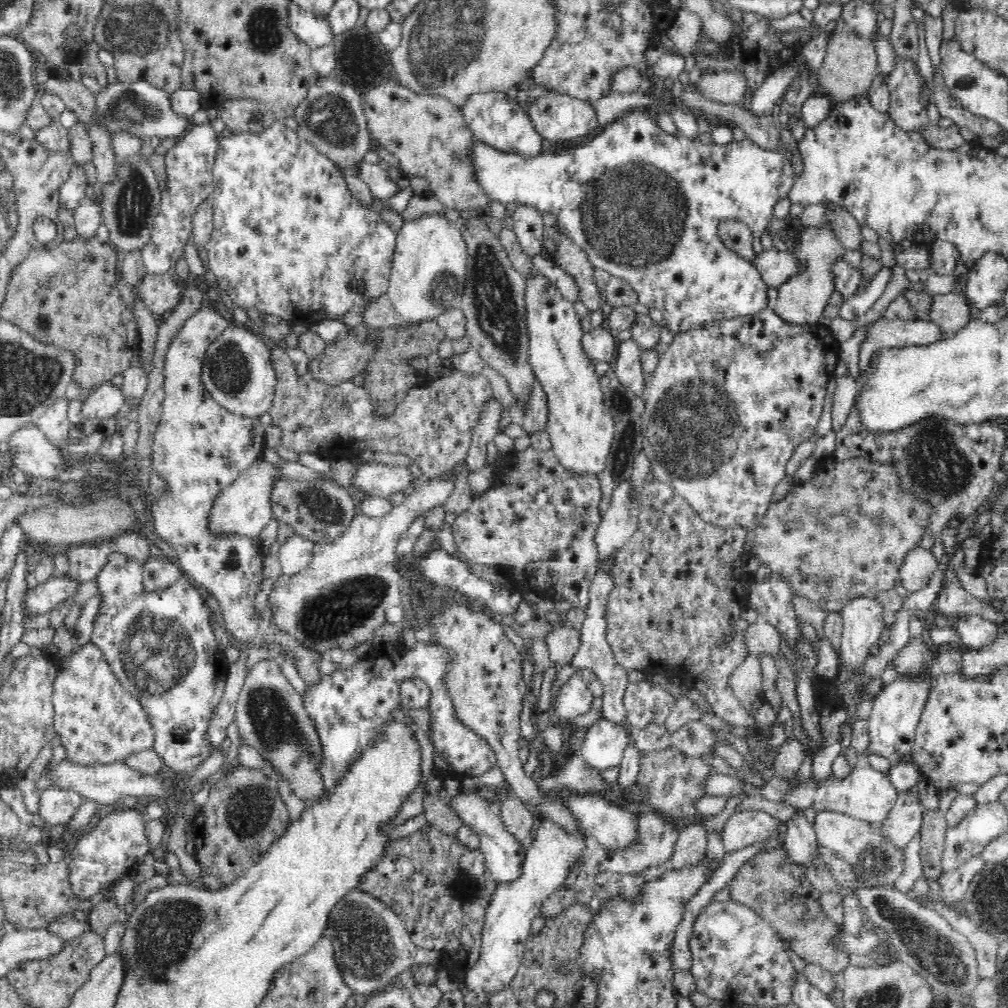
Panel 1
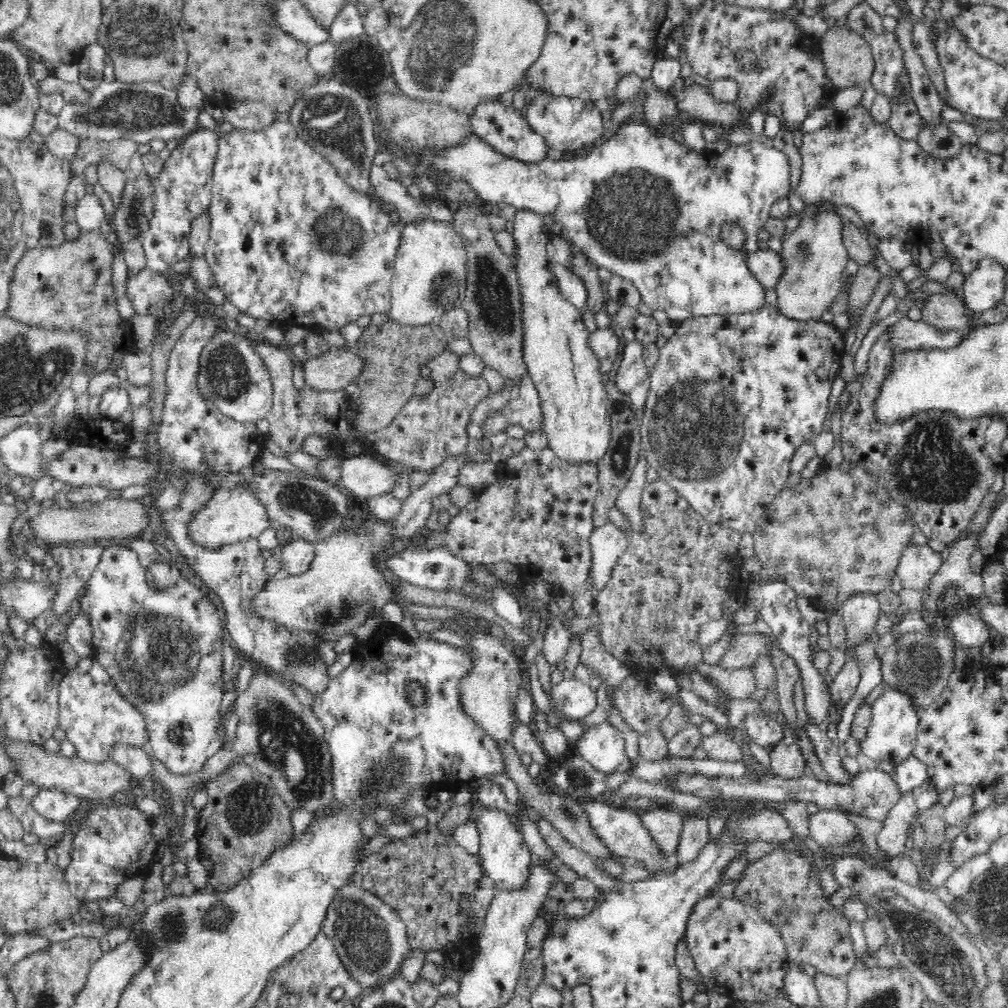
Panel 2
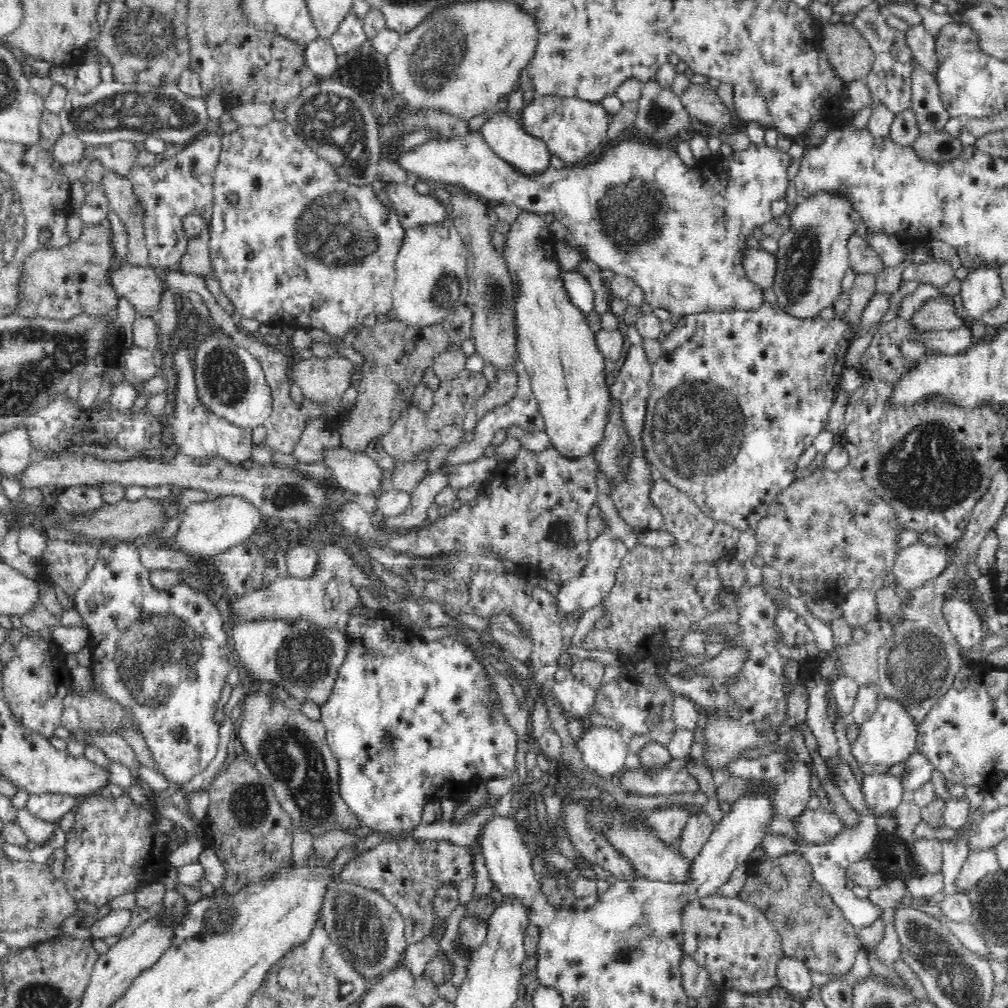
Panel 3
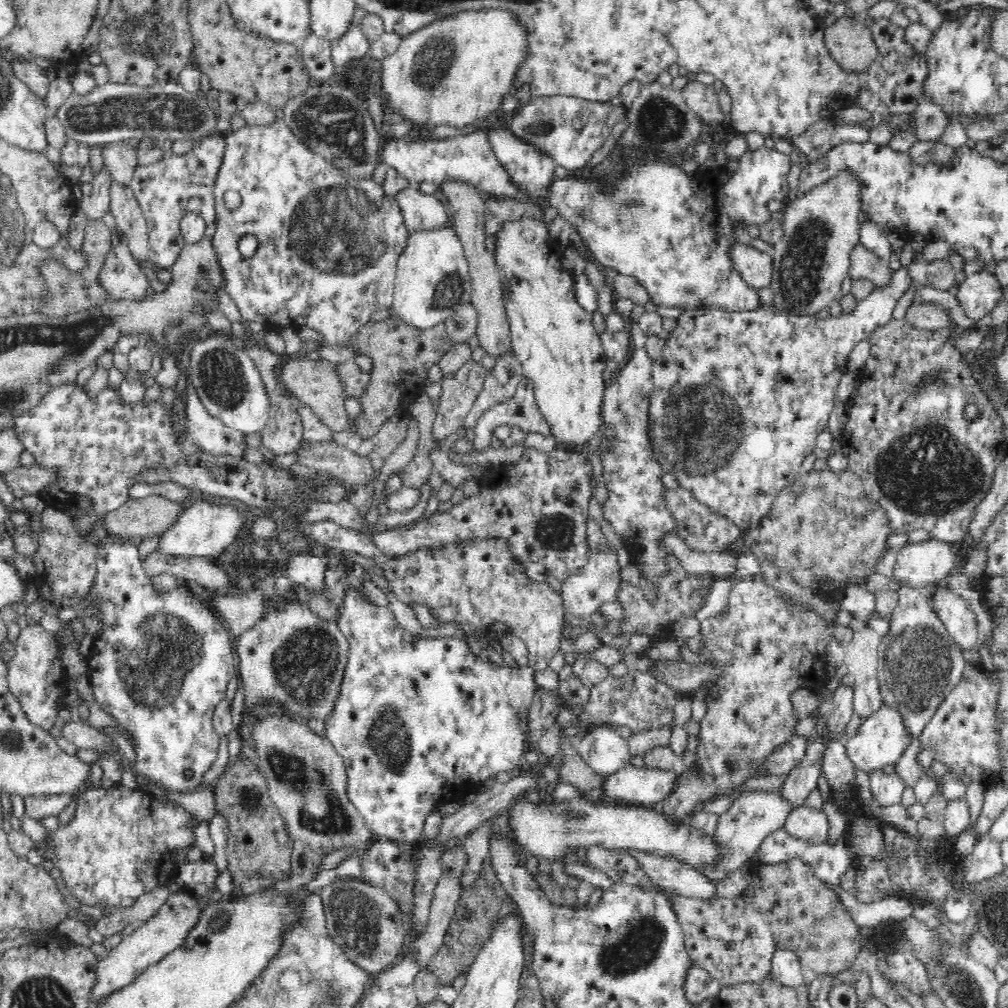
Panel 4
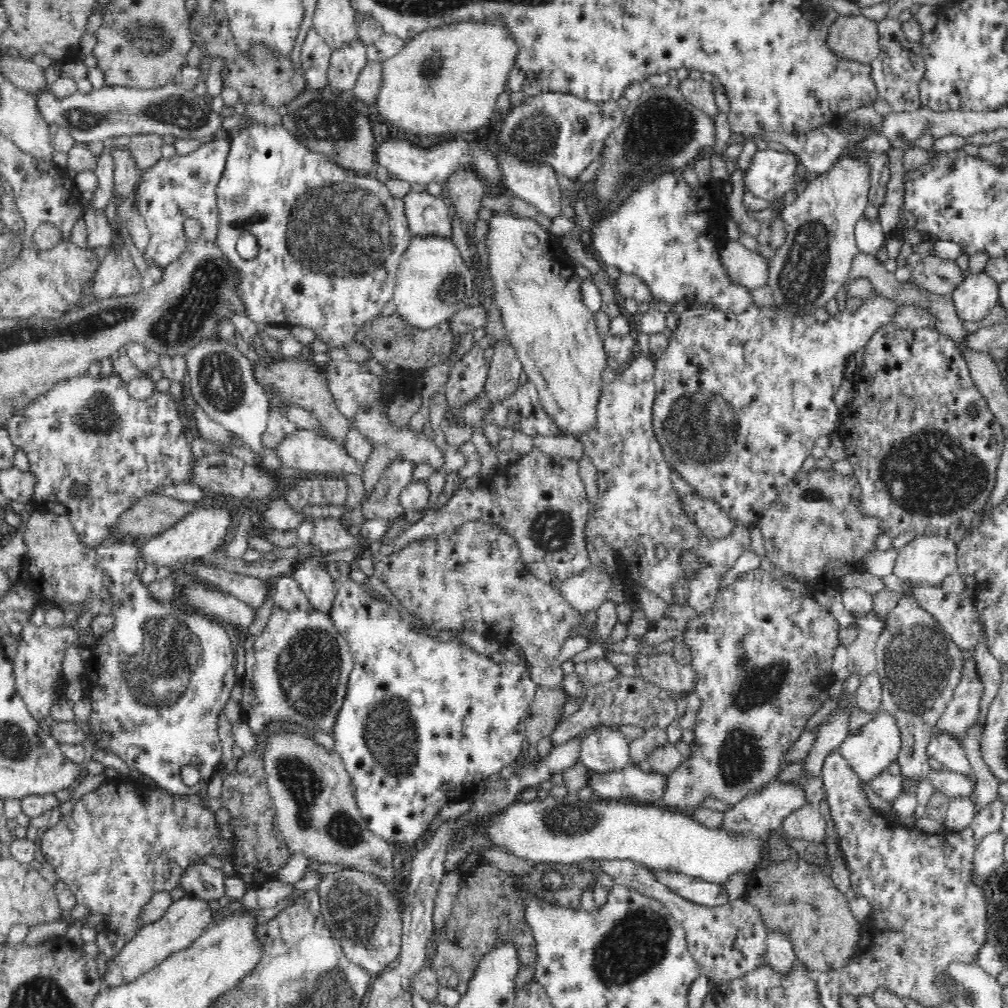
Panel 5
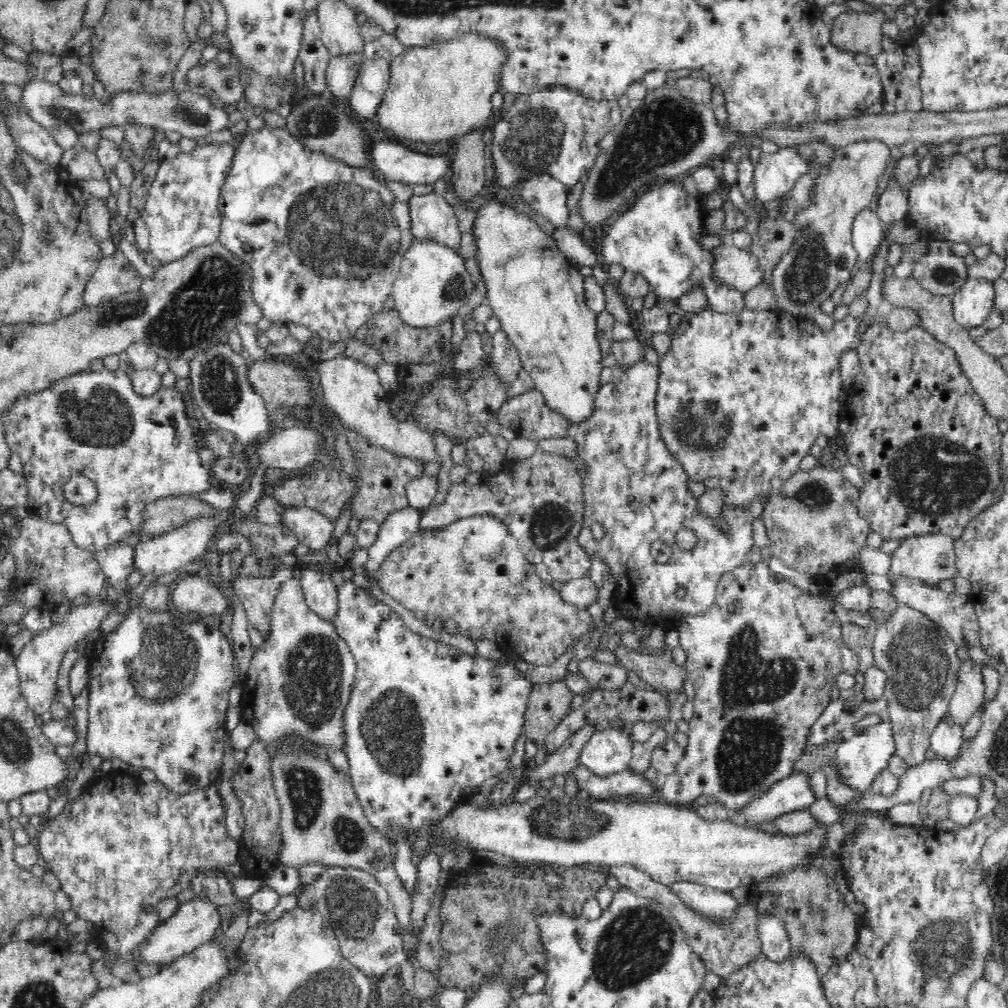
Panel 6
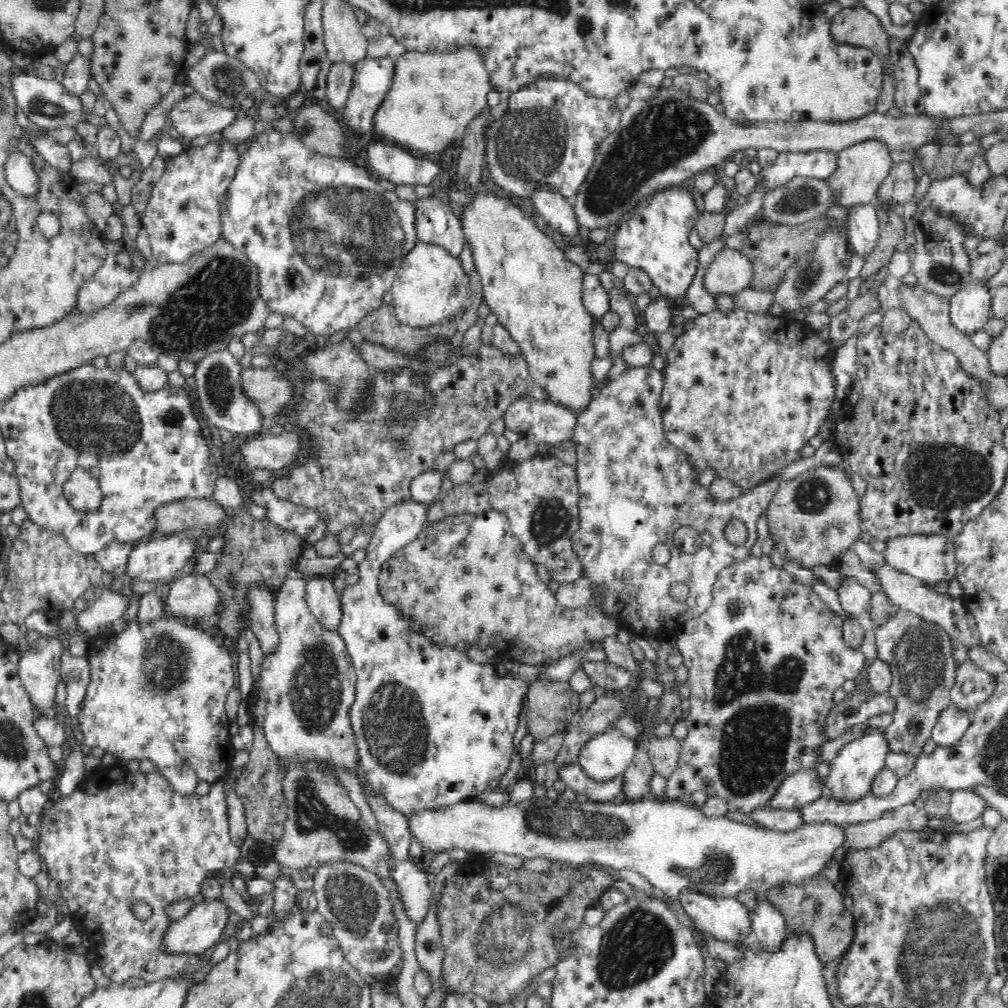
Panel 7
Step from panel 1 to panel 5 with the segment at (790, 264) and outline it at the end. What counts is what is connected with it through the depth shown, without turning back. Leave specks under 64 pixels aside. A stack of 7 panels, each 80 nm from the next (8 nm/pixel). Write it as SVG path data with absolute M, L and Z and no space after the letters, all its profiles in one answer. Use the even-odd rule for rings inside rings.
M727 241L721 248L720 259L736 283L750 290L767 285L769 260L758 250L749 250L739 241Z

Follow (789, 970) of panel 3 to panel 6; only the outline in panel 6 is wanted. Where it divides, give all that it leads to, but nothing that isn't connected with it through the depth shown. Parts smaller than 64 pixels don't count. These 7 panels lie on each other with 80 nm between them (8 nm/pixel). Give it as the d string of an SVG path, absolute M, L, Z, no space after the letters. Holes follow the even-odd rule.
M762 914L758 933L762 941L762 952L770 962L782 964L794 955L787 930L777 918Z

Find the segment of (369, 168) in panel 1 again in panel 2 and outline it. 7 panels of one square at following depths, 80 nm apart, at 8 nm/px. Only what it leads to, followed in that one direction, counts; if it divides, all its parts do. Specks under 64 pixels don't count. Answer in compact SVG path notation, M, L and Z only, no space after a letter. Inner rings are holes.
M370 166L370 185L374 195L382 198L398 212L400 225L424 217L434 220L454 221L454 208L441 201L429 202L428 199L412 197L407 187L399 180L391 180L381 166Z

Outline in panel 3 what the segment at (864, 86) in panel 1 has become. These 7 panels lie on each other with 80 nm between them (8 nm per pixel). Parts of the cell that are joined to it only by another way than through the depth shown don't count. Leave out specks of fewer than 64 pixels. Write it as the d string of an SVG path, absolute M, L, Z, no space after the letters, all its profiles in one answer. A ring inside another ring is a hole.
M852 24L820 25L819 42L828 65L845 86L854 81L864 81L873 70L875 54Z

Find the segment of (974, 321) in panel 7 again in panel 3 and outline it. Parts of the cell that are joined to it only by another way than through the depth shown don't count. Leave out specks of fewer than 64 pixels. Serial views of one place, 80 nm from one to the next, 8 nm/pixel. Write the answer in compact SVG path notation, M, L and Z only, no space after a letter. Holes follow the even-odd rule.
M984 264L974 269L961 281L961 290L958 294L961 296L961 304L966 309L969 318L979 320L985 312L991 312L998 306L998 302L1004 294L998 265Z

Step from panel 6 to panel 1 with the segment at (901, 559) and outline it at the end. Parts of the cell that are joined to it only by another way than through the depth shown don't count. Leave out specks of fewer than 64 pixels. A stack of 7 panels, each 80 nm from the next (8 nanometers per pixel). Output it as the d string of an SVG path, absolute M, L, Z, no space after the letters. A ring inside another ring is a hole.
M917 547L902 563L899 571L900 582L908 594L925 590L937 570L938 561L930 550Z

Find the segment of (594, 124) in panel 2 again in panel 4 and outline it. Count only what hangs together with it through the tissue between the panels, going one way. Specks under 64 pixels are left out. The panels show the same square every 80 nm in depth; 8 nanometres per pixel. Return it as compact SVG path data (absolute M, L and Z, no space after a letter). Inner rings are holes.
M533 96L526 106L518 106L510 129L546 151L556 166L568 172L580 171L588 164L592 154L601 148L614 124L620 122L625 114L625 109L613 100L598 103L570 96Z

